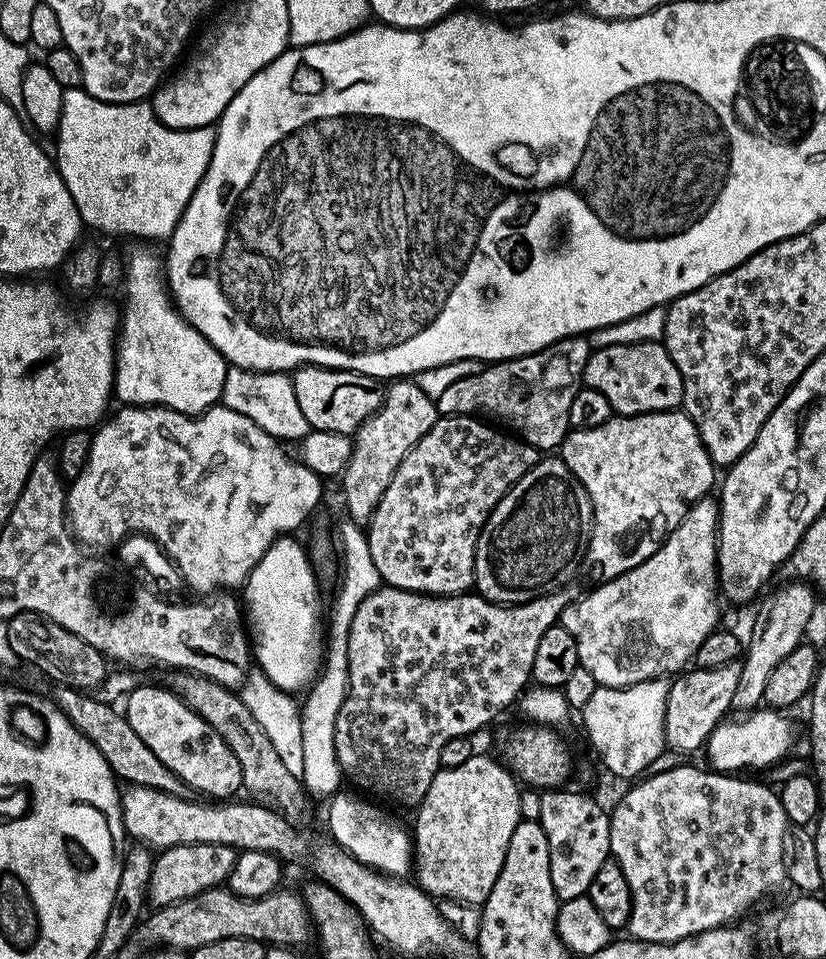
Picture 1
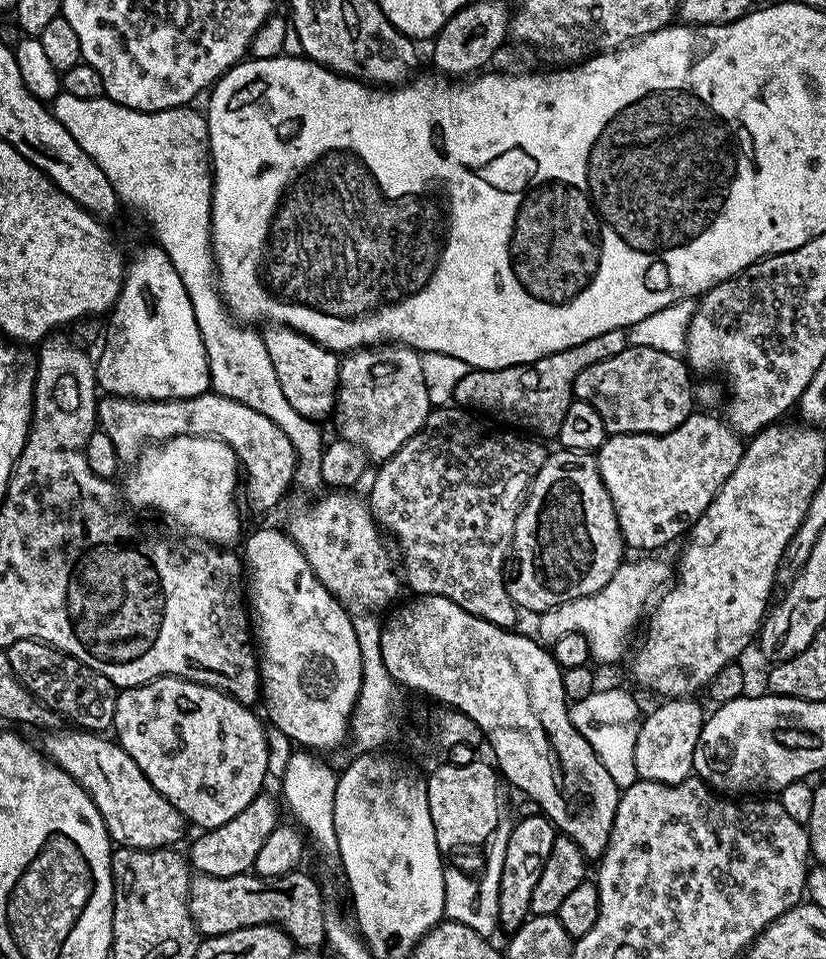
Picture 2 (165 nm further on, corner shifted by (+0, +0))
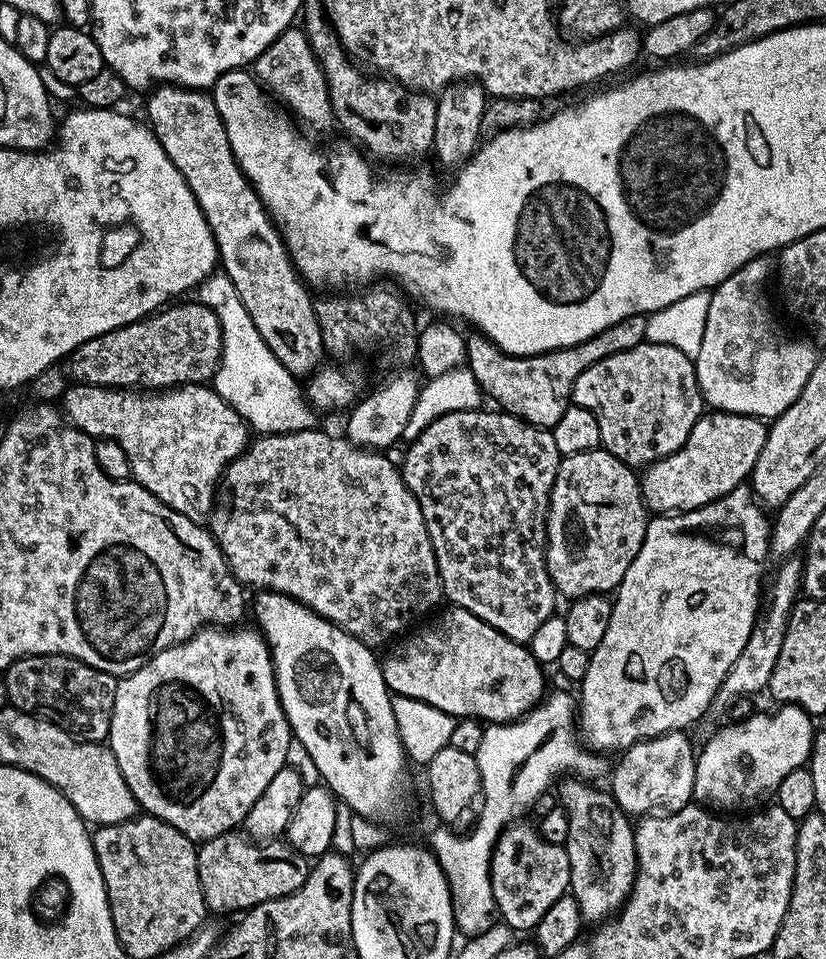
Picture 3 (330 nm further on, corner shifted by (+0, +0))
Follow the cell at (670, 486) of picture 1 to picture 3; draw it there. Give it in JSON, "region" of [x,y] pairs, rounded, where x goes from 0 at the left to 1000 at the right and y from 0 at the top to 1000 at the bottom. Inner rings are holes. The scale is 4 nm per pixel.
{"region":[[[858,429],[840,440],[835,457],[820,471],[783,485],[774,497],[775,513],[789,536],[834,534],[897,508],[909,497],[913,482],[927,465],[931,443],[918,434]]]}

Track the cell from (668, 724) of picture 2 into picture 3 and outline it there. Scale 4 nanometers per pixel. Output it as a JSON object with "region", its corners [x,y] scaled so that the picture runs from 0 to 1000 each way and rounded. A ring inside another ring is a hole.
{"region":[[[827,762],[808,763],[786,772],[775,772],[749,789],[740,802],[741,833],[762,852],[778,853],[786,849],[820,847],[839,837],[843,788]]]}

